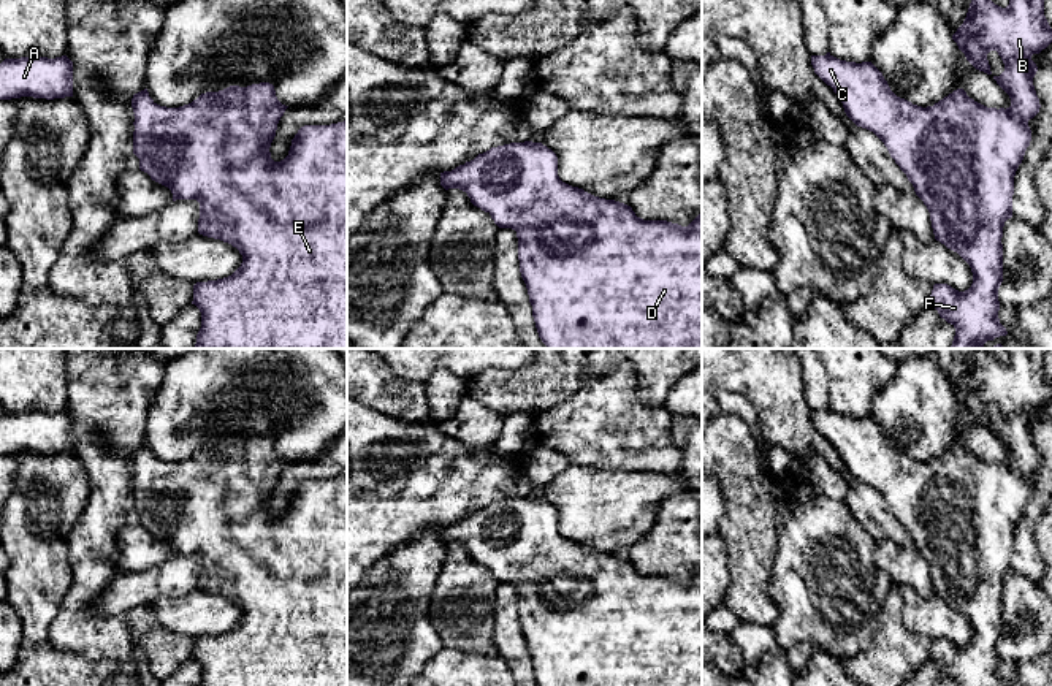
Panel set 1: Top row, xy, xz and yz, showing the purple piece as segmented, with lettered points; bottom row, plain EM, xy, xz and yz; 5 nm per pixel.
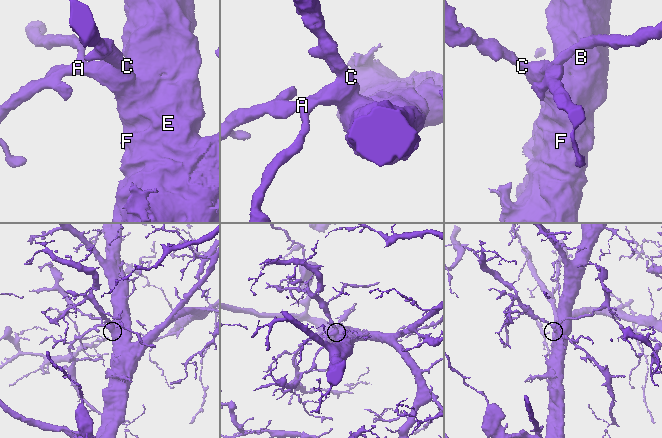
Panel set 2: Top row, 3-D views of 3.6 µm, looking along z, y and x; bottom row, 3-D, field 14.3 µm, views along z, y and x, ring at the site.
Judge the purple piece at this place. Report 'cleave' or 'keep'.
keep

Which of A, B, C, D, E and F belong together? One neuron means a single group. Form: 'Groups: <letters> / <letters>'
Groups: A B C D E F

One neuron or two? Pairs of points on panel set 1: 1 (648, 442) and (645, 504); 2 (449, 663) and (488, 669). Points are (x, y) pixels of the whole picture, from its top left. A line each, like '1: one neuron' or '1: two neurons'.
1: two neurons
2: one neuron

